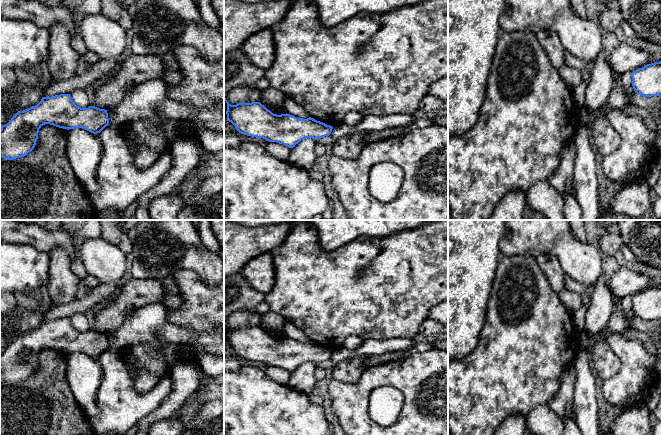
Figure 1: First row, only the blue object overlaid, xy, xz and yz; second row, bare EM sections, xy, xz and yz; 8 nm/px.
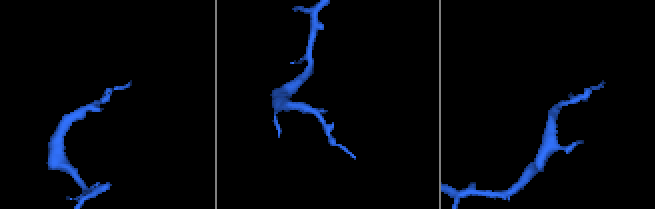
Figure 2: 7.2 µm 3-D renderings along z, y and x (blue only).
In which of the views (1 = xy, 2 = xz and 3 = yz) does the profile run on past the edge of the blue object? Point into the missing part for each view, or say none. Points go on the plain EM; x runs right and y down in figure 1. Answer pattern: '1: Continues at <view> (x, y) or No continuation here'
1: No continuation here
2: No continuation here
3: No continuation here

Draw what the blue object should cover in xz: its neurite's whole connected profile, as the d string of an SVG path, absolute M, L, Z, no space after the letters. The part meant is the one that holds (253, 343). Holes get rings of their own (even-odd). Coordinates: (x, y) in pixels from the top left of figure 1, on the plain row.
M226 322L225 325L227 327L227 345L231 346L239 357L251 361L263 362L269 366L277 366L289 372L295 371L296 368L305 362L317 364L318 362L329 360L333 353L332 350L311 341L302 343L287 337L281 339L274 338L260 326L231 329L227 326Z

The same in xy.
M70 318L42 321L41 325L26 334L18 335L11 344L0 353L0 381L13 384L30 377L38 363L39 353L50 348L63 353L82 352L93 358L100 357L109 349L107 334L95 330L81 332L72 324Z

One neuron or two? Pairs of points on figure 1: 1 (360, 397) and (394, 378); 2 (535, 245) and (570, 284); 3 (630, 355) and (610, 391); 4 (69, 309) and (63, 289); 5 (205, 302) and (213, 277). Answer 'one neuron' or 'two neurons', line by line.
1: one neuron
2: two neurons
3: one neuron
4: two neurons
5: two neurons

